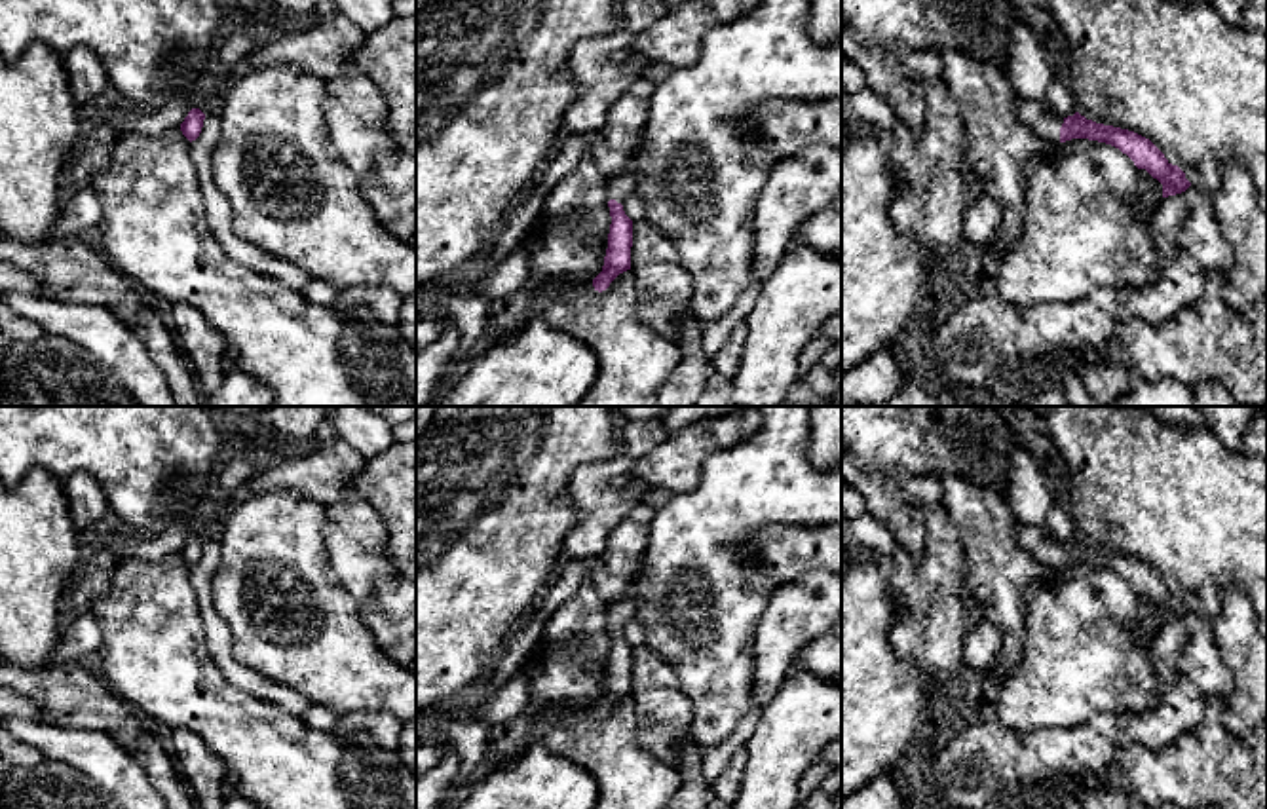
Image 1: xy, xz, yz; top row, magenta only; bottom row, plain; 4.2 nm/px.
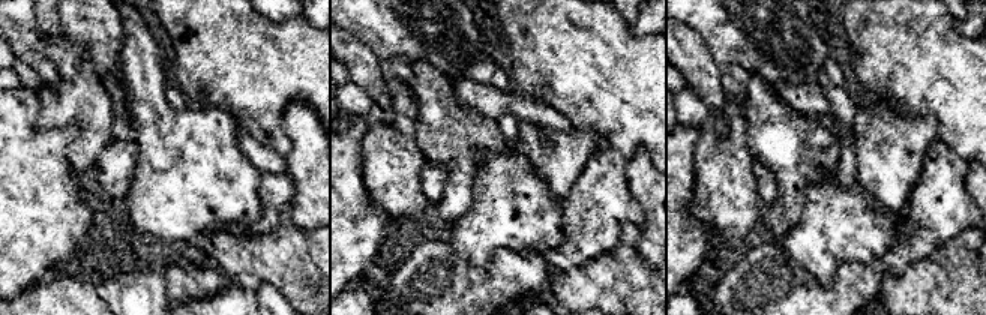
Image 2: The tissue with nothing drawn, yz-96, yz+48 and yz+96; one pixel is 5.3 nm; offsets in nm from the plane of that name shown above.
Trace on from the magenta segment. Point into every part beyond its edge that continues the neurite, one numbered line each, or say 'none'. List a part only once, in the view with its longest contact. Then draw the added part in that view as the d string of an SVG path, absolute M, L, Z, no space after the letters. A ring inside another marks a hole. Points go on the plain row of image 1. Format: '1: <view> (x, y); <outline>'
1: yz (1036, 540); M1018 524L1014 537L1018 545L1045 568L1060 568L1060 553L1064 549L1064 543L1052 536L1047 526Z

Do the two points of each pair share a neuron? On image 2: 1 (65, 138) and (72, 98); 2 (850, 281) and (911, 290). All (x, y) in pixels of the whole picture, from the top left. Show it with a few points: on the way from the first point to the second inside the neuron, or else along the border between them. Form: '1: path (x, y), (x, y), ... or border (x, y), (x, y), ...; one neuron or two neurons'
1: border (41, 104), (41, 126), (78, 129), (68, 162); two neurons
2: border (889, 272), (883, 281), (878, 299); two neurons

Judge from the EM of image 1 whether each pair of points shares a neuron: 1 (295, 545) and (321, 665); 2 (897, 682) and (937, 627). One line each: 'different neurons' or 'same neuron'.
1: same neuron
2: different neurons

